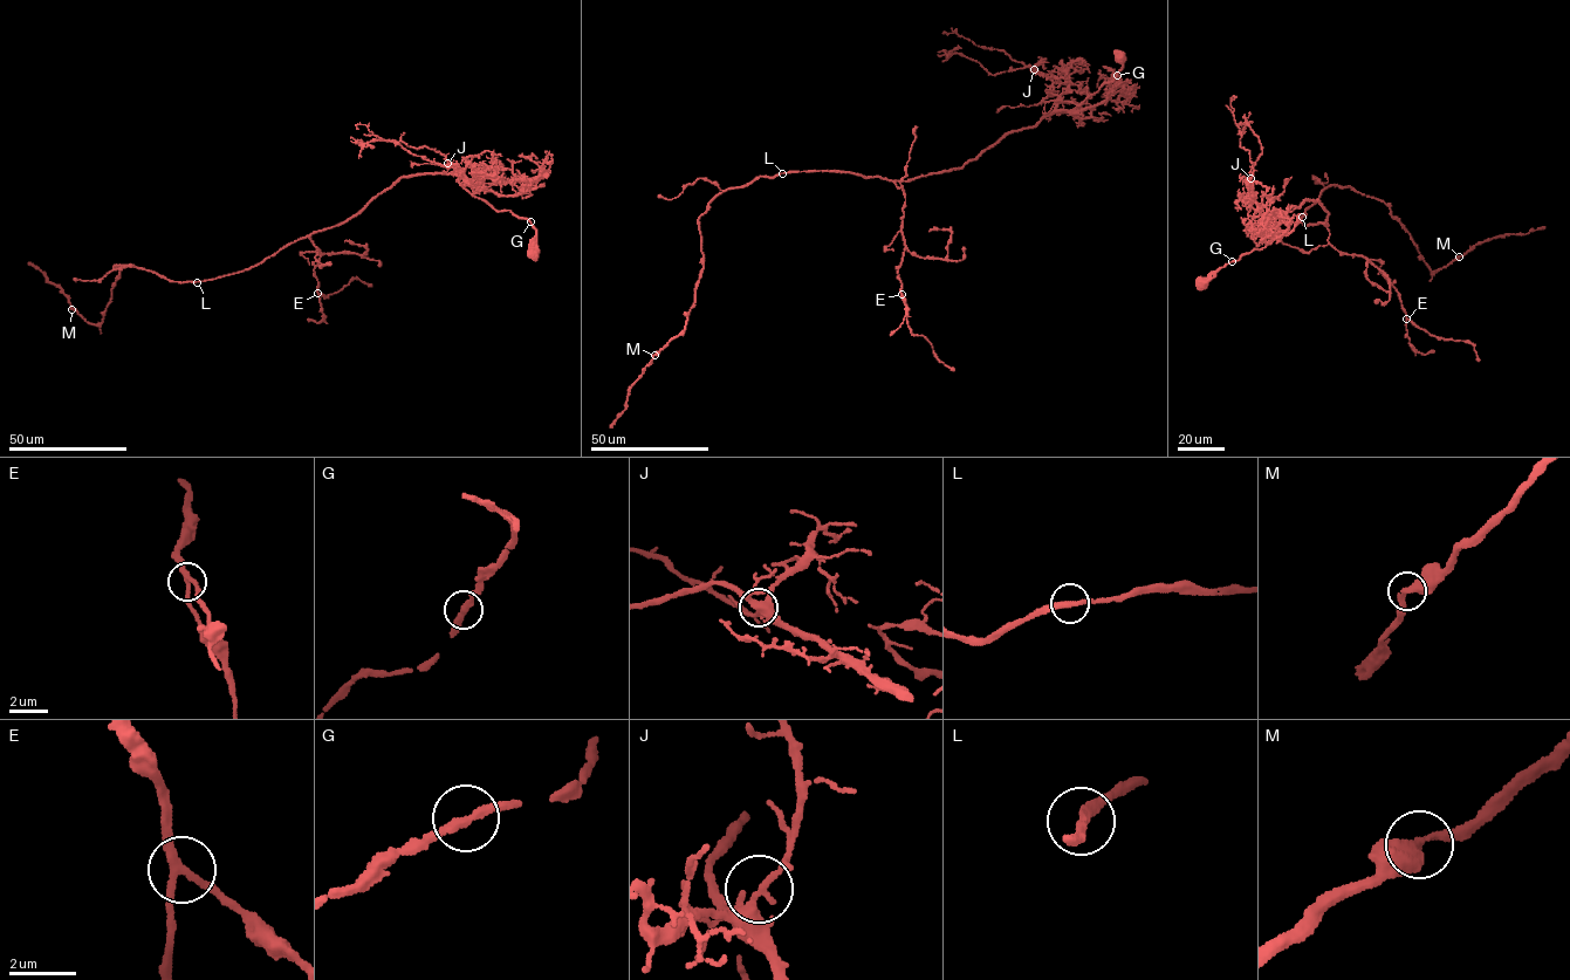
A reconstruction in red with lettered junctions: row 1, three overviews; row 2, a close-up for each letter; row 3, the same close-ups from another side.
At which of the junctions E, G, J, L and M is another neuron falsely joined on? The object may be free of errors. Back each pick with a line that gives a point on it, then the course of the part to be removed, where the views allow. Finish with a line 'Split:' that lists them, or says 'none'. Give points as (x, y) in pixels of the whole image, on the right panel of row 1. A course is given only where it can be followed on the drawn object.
Split: none

